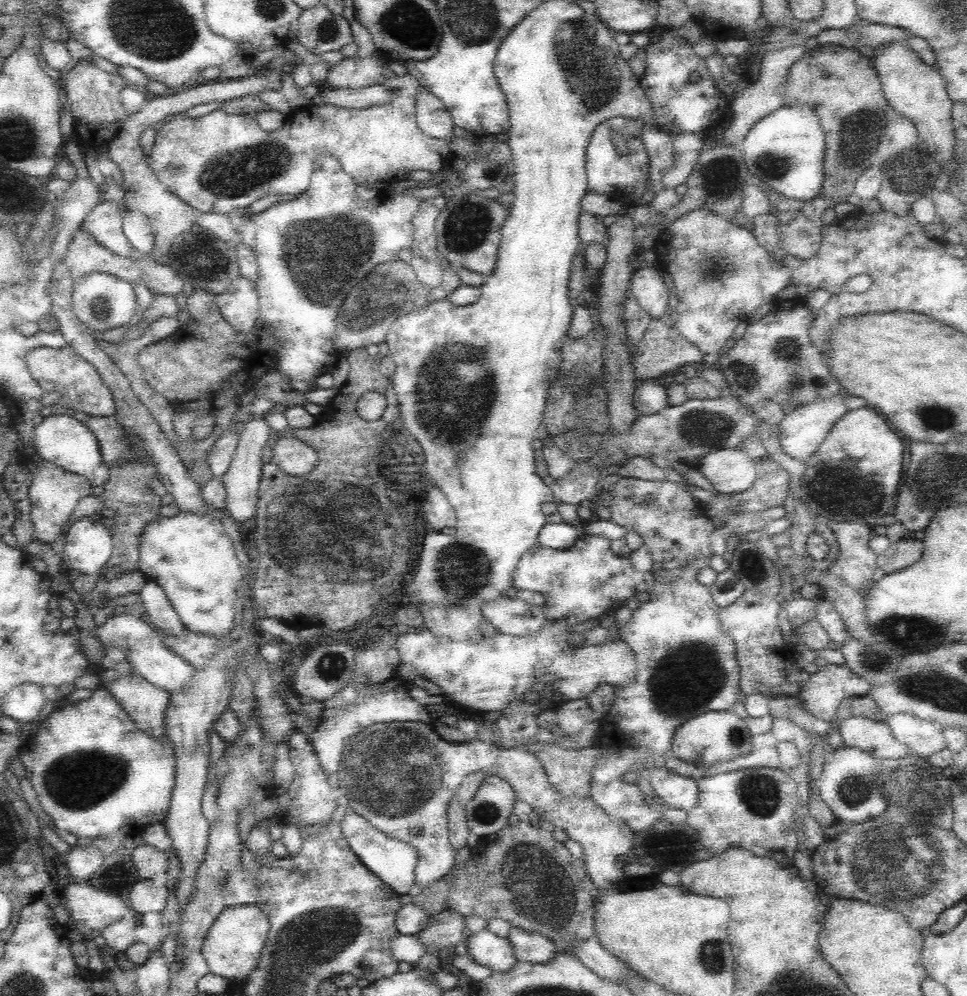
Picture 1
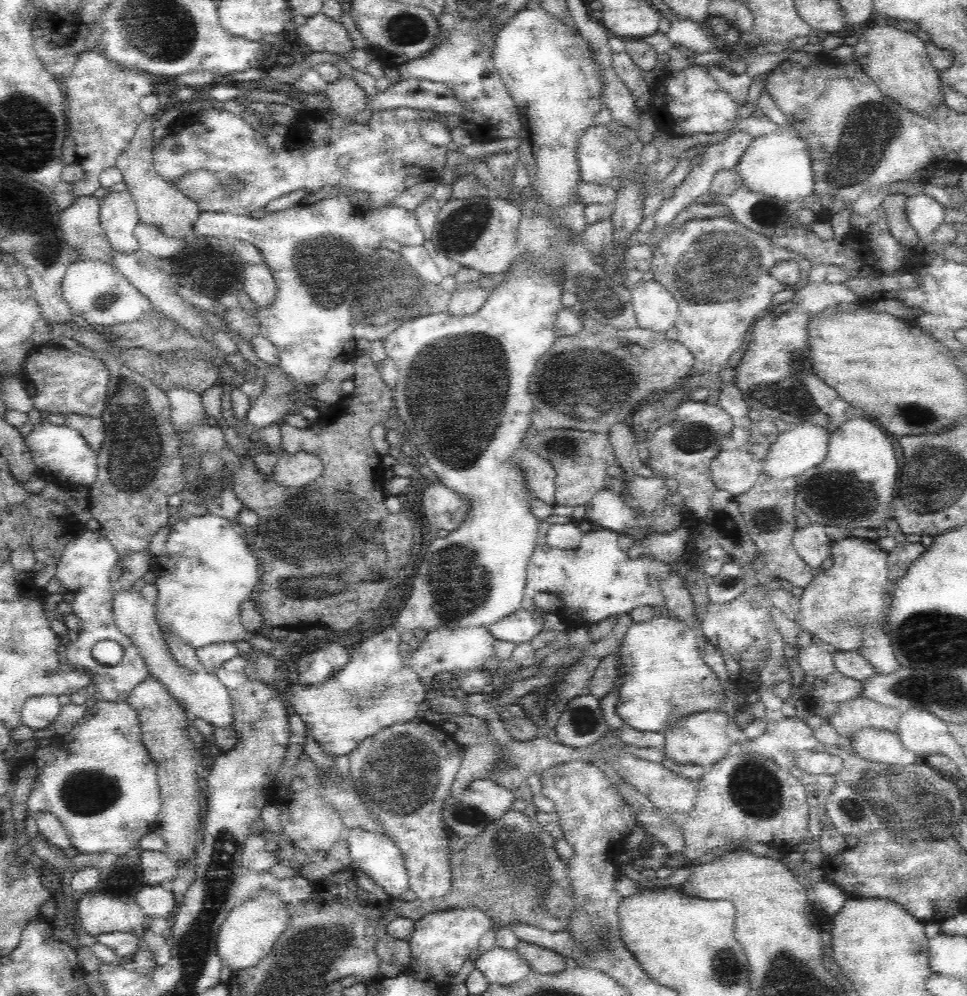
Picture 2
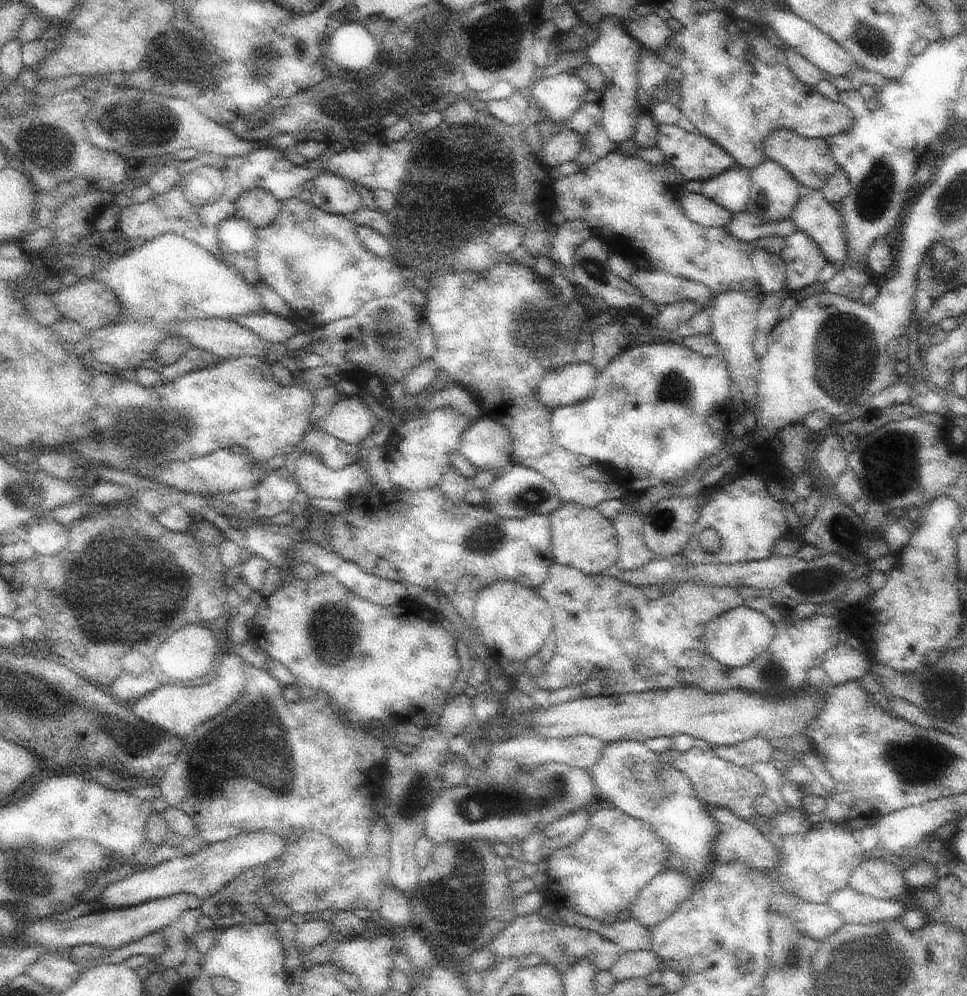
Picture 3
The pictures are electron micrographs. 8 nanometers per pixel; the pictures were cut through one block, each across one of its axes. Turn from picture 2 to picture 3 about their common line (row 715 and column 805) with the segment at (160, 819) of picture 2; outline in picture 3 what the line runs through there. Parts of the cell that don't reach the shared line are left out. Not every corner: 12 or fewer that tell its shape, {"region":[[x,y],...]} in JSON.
{"region":[[773,128],[767,160],[797,184],[819,190],[837,170],[827,140]]}

